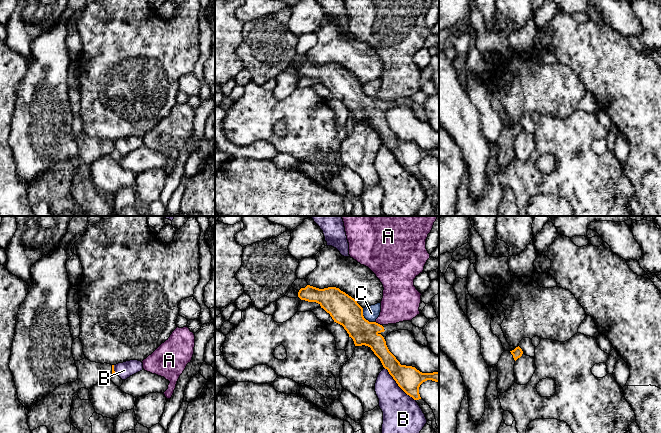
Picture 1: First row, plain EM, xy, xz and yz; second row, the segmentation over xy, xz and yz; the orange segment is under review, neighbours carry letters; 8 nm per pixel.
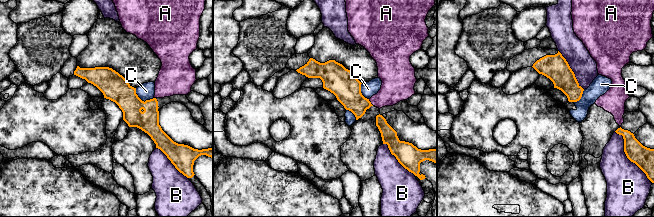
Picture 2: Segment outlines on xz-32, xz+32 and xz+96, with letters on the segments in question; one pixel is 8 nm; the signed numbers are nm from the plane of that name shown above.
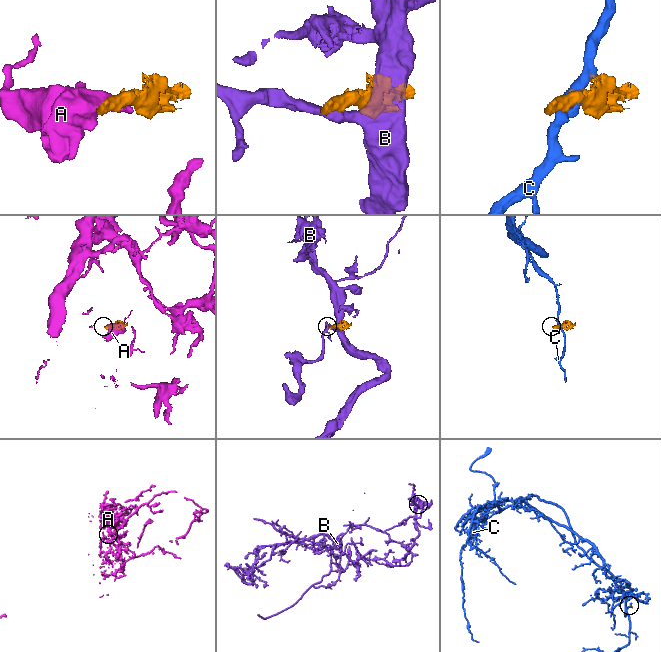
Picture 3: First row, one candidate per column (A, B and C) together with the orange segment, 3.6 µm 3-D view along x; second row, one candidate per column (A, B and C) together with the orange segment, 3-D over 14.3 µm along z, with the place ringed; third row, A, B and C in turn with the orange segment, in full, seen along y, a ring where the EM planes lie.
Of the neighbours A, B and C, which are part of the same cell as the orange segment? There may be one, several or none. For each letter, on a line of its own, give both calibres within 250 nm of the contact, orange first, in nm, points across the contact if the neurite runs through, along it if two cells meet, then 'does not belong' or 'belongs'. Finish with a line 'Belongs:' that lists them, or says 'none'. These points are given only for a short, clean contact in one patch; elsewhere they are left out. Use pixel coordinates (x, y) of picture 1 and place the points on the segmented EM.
A: calibres 220 and 300 nm; border xz (375, 321), (381, 325); does not belong
B: calibres 200 and 300 nm; does not belong
C: calibres 240 and 120 nm; does not belong
Belongs: none

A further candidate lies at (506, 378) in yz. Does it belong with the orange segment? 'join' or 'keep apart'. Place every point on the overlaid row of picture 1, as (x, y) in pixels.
join

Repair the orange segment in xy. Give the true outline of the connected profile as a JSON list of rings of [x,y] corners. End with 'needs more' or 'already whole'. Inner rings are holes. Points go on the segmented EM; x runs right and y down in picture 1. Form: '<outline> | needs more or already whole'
[[[87,358],[75,361],[75,364],[77,380],[56,387],[30,409],[27,421],[31,432],[46,426],[50,433],[81,433],[70,421],[73,397],[81,388],[91,389],[115,371],[114,365],[91,362]]] | needs more

